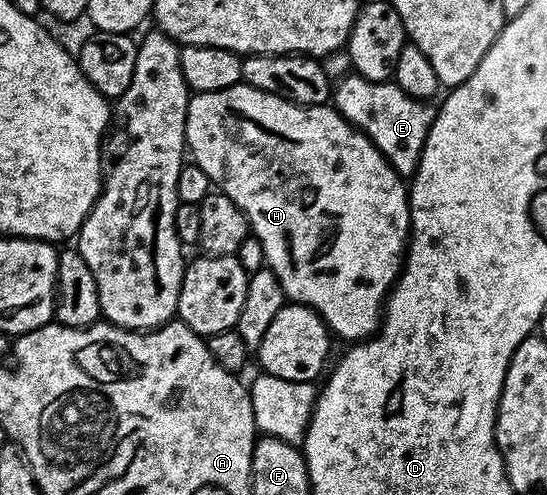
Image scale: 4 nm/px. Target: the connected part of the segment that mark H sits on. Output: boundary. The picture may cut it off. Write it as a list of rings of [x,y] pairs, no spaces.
[[[240,84],[221,88],[213,92],[192,93],[187,99],[187,150],[193,157],[194,165],[199,166],[210,176],[212,183],[241,212],[245,212],[250,233],[261,240],[261,248],[267,257],[266,265],[277,276],[283,288],[283,293],[292,303],[307,306],[314,310],[327,324],[327,329],[336,339],[348,338],[348,343],[354,344],[366,340],[378,331],[385,309],[387,295],[400,276],[403,268],[405,251],[411,232],[411,200],[404,179],[385,160],[383,153],[372,144],[367,134],[363,134],[356,126],[352,126],[338,110],[330,105],[298,106],[284,98],[261,92],[257,88]]]

